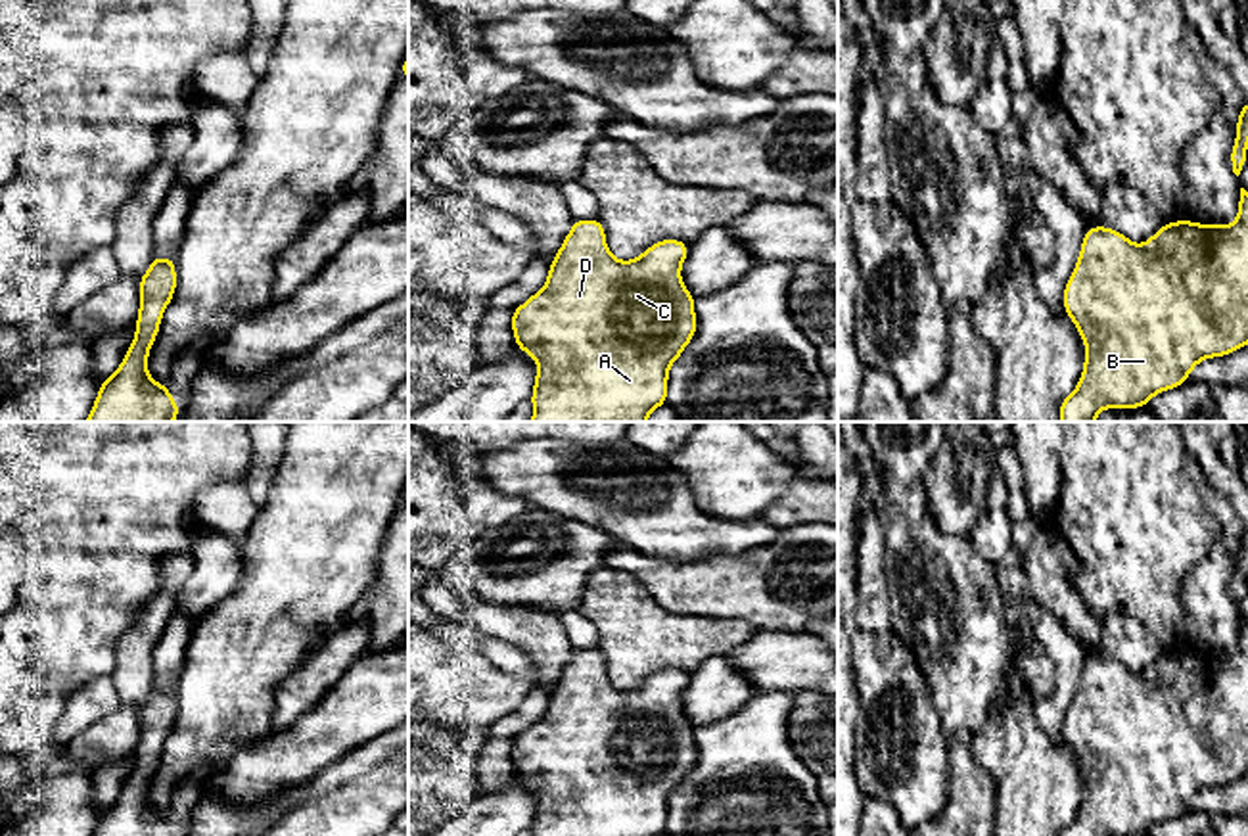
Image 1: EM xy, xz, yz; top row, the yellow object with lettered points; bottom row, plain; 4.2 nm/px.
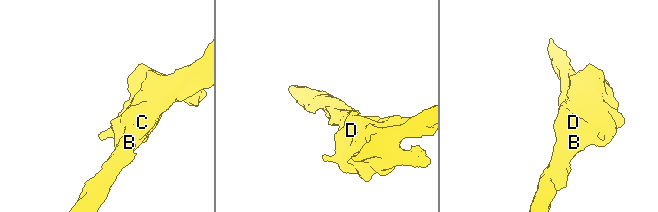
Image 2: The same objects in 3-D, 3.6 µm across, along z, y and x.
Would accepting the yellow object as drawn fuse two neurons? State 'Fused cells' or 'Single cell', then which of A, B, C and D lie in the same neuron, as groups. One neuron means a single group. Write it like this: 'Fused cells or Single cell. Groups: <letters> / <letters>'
Single cell. Groups: A B C D

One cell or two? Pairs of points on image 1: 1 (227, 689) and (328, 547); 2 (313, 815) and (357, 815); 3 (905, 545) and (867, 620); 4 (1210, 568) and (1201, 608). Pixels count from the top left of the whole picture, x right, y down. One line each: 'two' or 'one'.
1: one
2: one
3: two
4: one

